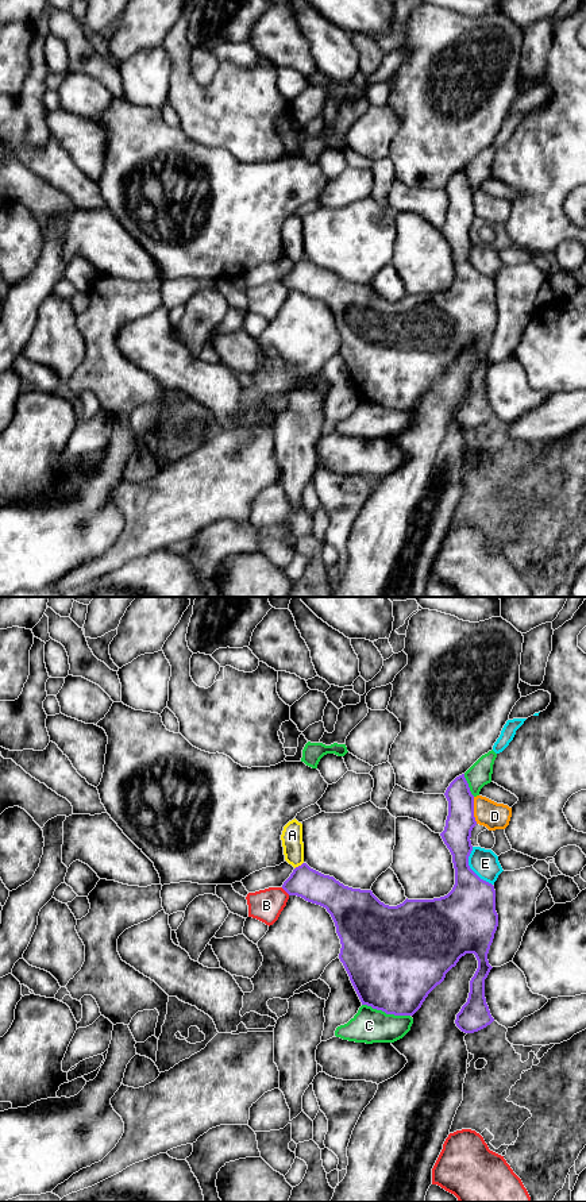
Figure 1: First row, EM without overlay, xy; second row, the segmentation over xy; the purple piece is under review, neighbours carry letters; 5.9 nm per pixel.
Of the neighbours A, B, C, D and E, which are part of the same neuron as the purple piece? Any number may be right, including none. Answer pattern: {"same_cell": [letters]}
{"same_cell": []}

